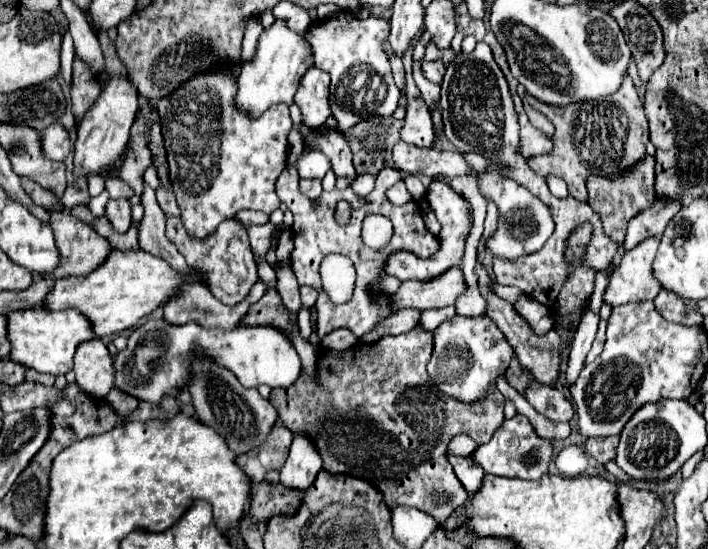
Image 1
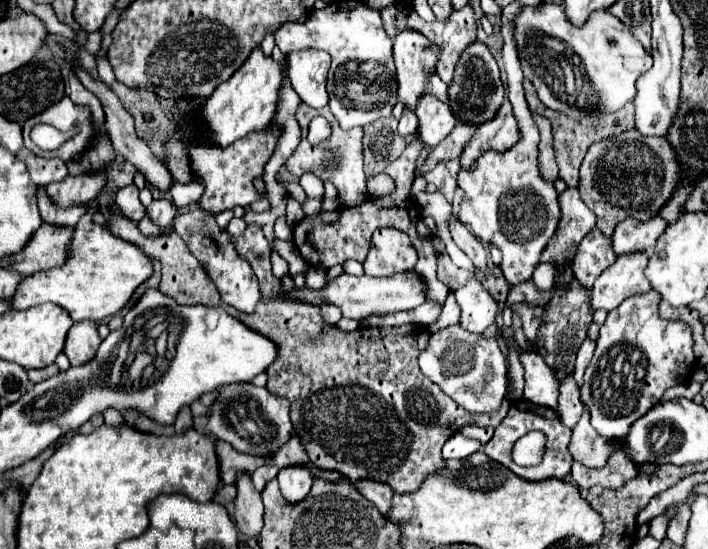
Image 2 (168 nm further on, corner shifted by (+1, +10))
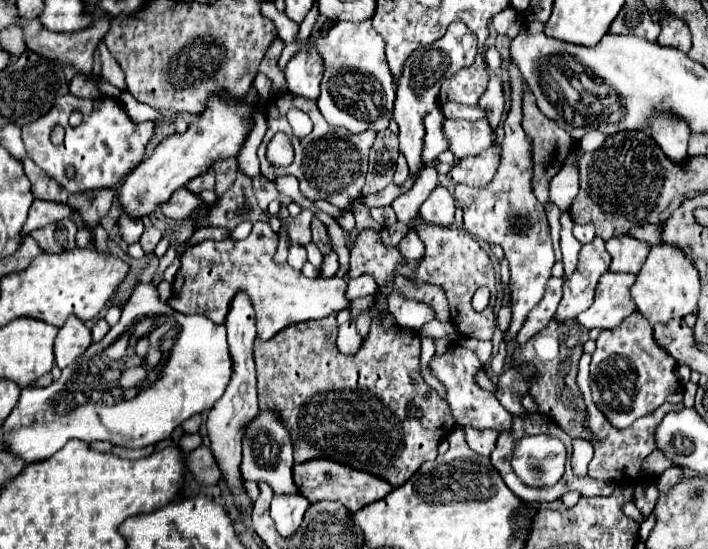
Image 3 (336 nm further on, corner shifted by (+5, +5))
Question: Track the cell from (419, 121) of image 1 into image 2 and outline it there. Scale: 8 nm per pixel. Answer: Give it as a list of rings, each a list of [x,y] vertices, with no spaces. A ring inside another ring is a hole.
[[[425,94],[419,100],[415,114],[419,118],[419,132],[423,136],[423,142],[431,148],[437,146],[439,142],[443,142],[457,124],[457,118],[451,112],[451,108],[443,102],[439,102],[431,94]]]

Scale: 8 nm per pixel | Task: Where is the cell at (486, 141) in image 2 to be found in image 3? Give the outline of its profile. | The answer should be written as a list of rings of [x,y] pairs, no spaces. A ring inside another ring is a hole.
[[[495,139],[495,143],[491,143],[491,147],[487,147],[483,153],[459,161],[459,165],[449,171],[449,179],[453,183],[465,183],[469,187],[487,187],[499,167],[499,157],[501,143]]]

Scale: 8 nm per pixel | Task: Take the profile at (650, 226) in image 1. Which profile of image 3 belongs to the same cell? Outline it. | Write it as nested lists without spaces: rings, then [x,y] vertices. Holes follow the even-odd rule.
[[[619,235],[605,241],[605,247],[611,255],[611,271],[625,271],[625,273],[639,273],[643,267],[651,245],[639,241],[631,235]]]

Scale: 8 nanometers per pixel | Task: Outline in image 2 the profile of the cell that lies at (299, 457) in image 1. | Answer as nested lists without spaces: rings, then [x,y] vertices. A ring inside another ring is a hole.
[[[291,466],[291,468],[279,470],[277,480],[279,480],[279,488],[285,502],[289,504],[301,502],[309,494],[311,484],[313,484],[309,470],[303,466]]]

